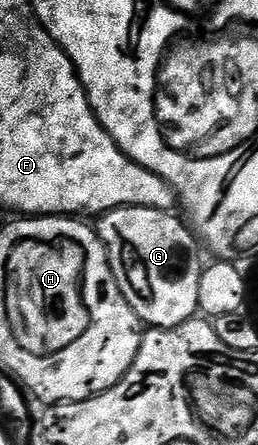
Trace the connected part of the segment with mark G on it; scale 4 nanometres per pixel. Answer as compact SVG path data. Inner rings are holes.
M117 208L104 213L99 223L95 231L105 244L115 282L142 325L178 328L198 315L202 249L180 215L154 208Z

